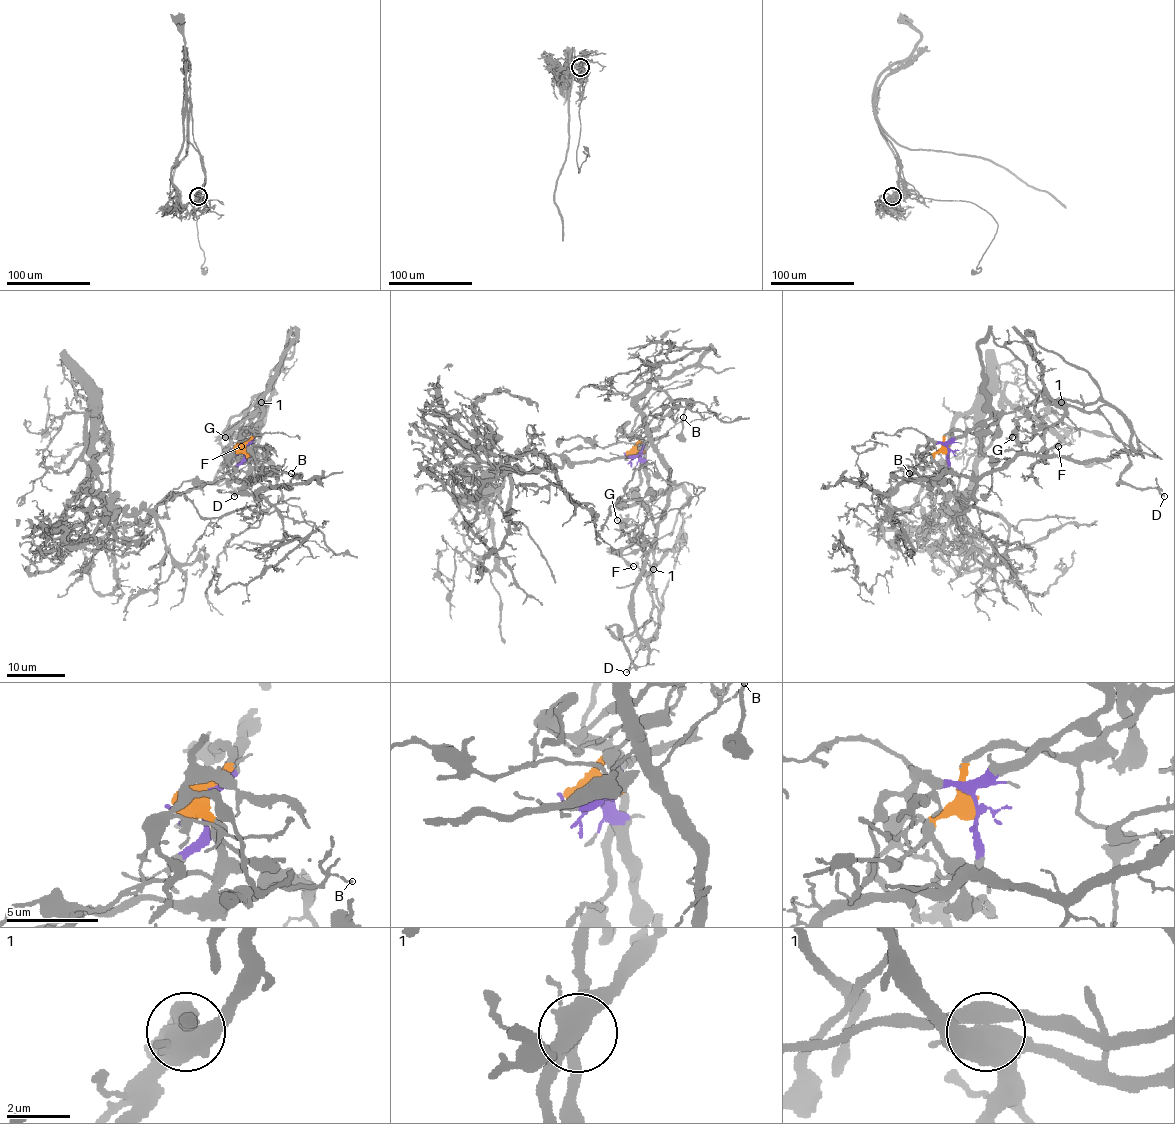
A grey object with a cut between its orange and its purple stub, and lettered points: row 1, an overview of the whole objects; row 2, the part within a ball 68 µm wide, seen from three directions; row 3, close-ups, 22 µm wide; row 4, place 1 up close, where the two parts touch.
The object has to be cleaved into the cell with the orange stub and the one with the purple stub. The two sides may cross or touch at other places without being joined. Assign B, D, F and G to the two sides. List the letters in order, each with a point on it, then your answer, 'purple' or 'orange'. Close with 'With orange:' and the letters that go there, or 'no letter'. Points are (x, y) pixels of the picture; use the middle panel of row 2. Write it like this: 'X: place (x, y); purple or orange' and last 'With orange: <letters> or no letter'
B: place (683, 417); orange
D: place (626, 672); purple
F: place (633, 566); purple
G: place (617, 520); purple
With orange: B

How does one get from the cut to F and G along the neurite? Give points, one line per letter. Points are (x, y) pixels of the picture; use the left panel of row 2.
F: (240, 450), (255, 432), (262, 394), (296, 335), (276, 382), (230, 420), (220, 441), (242, 445)
G: (240, 450), (255, 432), (262, 394), (296, 335), (285, 349), (276, 382), (258, 395), (230, 438), (224, 436)

